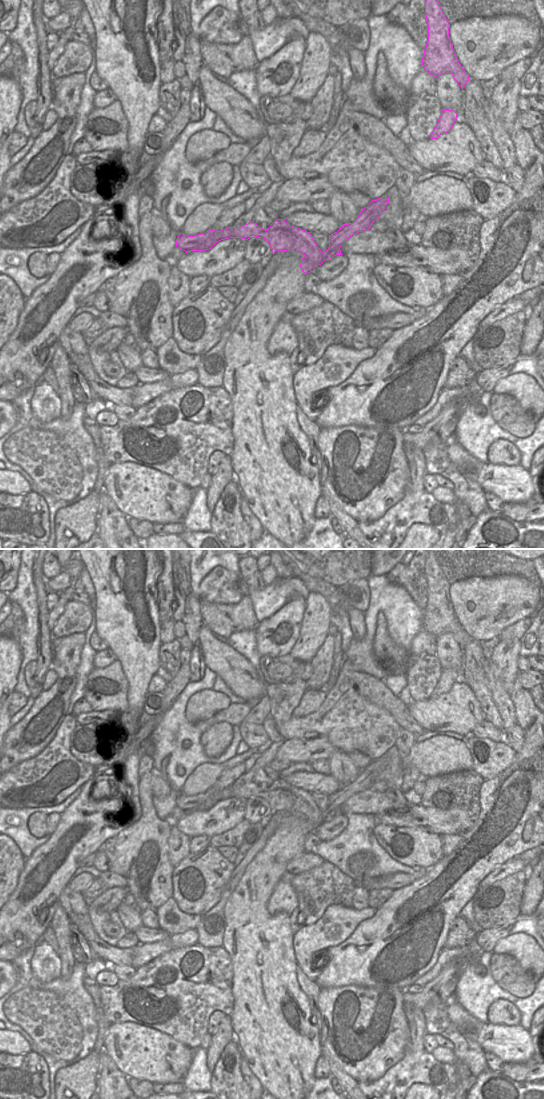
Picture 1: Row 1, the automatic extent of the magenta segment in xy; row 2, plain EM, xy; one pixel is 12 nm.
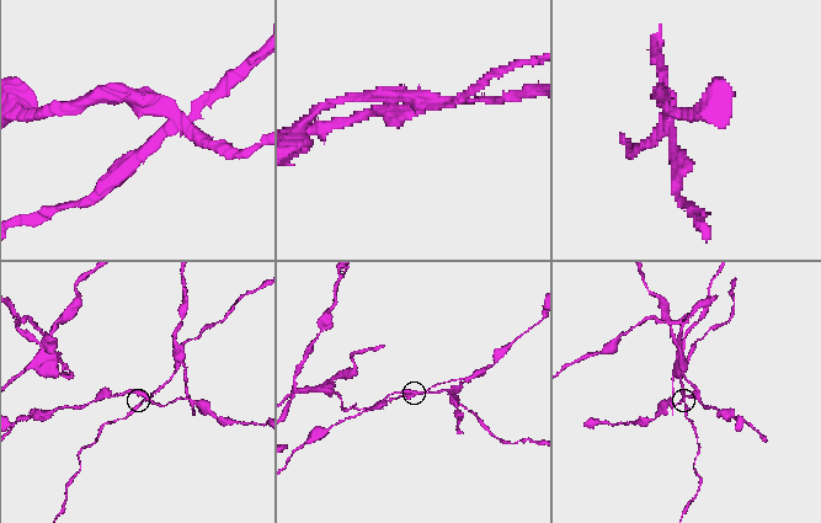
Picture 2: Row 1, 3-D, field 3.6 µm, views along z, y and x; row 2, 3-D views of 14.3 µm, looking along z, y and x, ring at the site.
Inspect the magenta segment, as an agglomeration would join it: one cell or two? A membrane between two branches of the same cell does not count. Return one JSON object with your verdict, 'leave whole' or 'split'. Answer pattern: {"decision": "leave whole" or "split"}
{"decision": "split"}

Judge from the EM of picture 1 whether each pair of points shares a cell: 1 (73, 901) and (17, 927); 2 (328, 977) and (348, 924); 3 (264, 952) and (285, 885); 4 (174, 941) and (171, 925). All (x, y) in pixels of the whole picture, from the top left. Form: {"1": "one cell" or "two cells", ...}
{"1": "two cells", "2": "two cells", "3": "two cells", "4": "two cells"}

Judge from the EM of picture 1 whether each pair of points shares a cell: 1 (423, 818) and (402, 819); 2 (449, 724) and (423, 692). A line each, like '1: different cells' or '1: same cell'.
1: same cell
2: different cells

